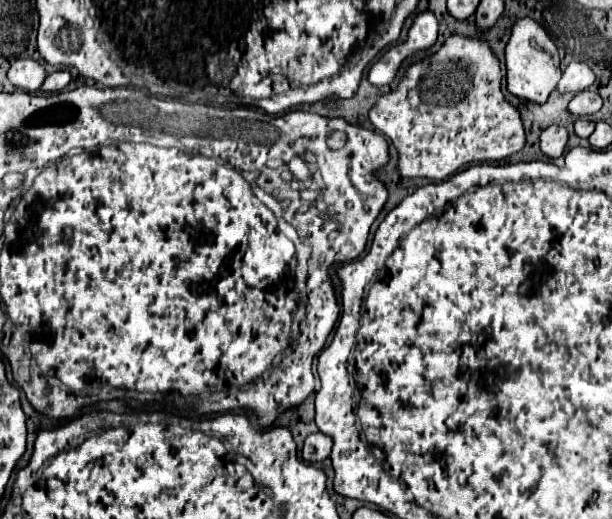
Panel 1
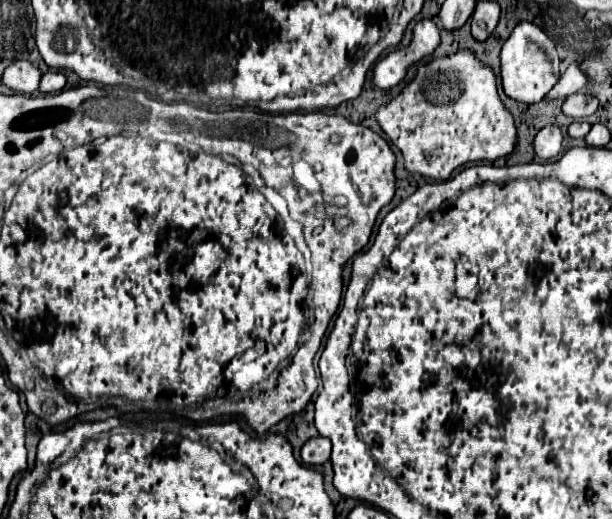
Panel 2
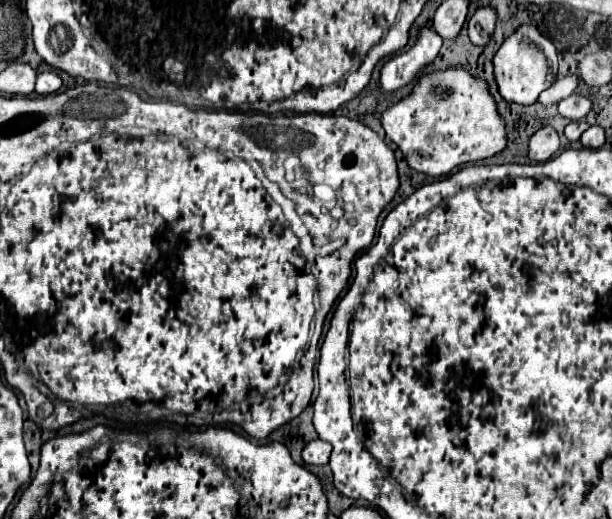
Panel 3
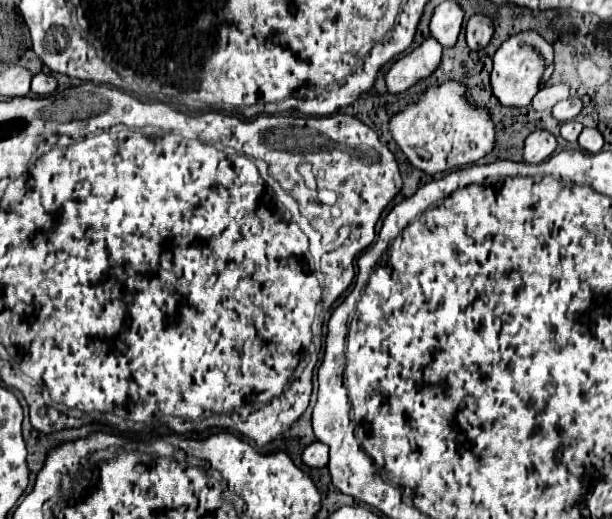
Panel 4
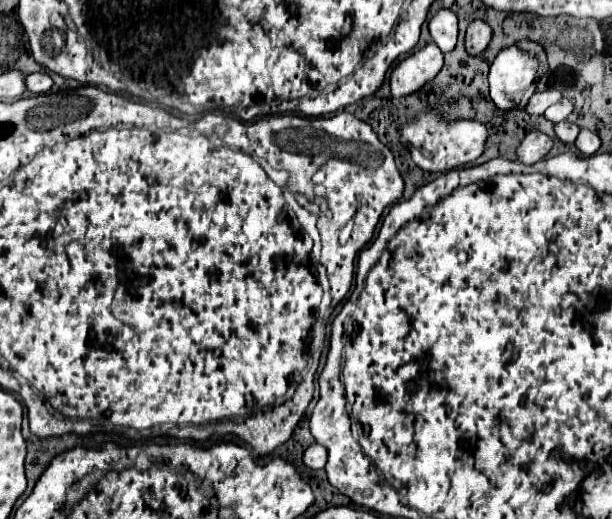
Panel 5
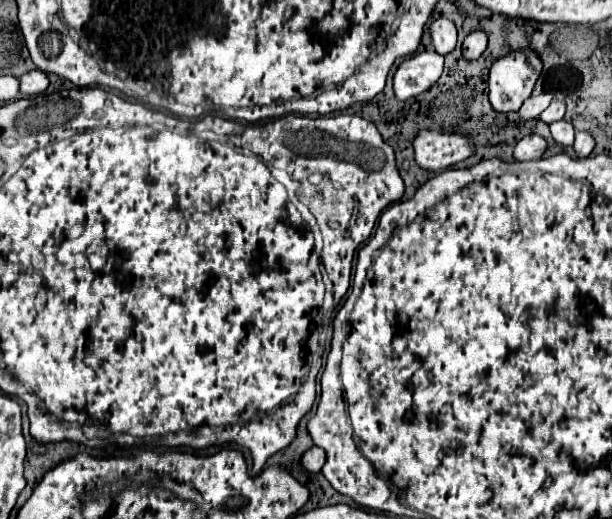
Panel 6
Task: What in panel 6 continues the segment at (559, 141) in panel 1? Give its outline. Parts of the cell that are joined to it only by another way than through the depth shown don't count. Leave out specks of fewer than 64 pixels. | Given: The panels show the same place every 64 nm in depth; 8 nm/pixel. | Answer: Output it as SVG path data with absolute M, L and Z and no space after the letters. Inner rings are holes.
M530 134L530 136L524 136L518 144L516 144L516 150L514 150L514 158L518 162L528 162L528 160L538 160L542 158L544 150L546 150L546 140L538 134Z

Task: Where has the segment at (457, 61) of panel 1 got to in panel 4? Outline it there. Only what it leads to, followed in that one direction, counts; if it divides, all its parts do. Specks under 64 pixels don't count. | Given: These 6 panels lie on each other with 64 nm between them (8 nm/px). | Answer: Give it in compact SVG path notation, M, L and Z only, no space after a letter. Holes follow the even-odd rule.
M446 80L440 86L426 88L418 102L408 104L404 110L390 116L388 130L408 162L426 174L474 164L496 146L496 128L490 110L470 100L468 86L456 80Z

